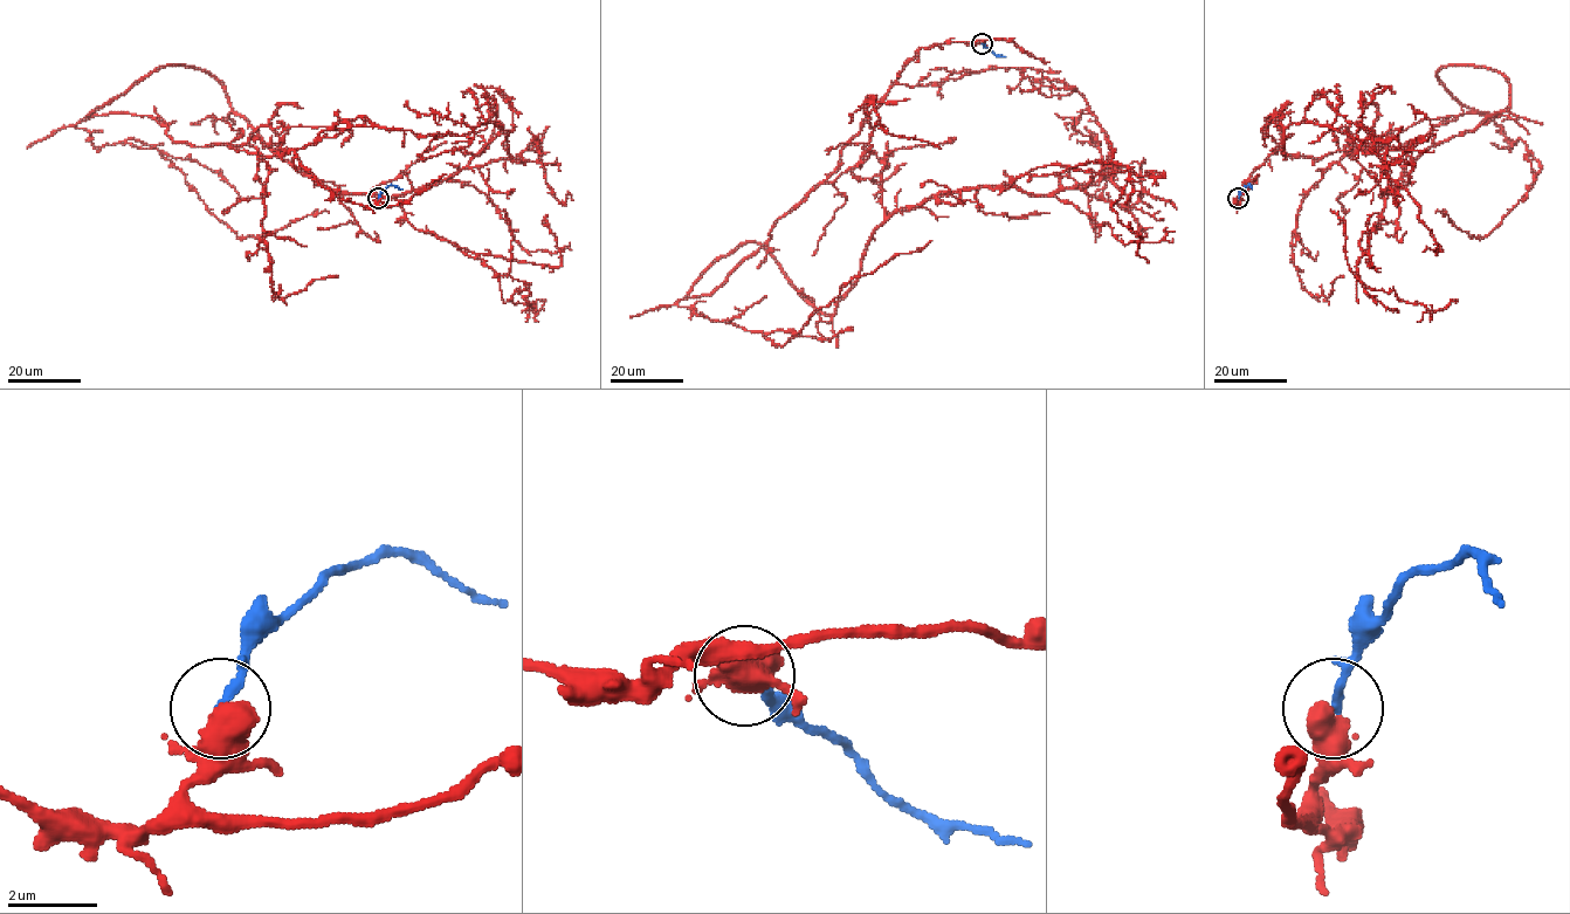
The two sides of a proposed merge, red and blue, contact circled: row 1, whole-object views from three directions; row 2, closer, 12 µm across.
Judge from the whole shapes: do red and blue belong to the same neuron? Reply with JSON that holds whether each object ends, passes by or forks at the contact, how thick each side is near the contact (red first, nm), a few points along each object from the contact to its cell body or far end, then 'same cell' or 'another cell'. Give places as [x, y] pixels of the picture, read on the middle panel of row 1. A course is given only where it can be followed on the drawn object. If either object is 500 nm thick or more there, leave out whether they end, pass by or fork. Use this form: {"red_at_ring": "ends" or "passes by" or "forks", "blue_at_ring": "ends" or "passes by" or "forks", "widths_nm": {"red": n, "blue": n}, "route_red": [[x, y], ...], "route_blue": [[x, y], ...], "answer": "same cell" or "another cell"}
{"widths_nm": {"red": 750, "blue": 190}, "route_red": [[980, 43], [921, 48], [689, 296], [757, 242], [832, 315], [944, 192], [1126, 207], [1076, 89], [1010, 93]], "route_blue": [[980, 43], [1005, 57]], "answer": "same cell"}

